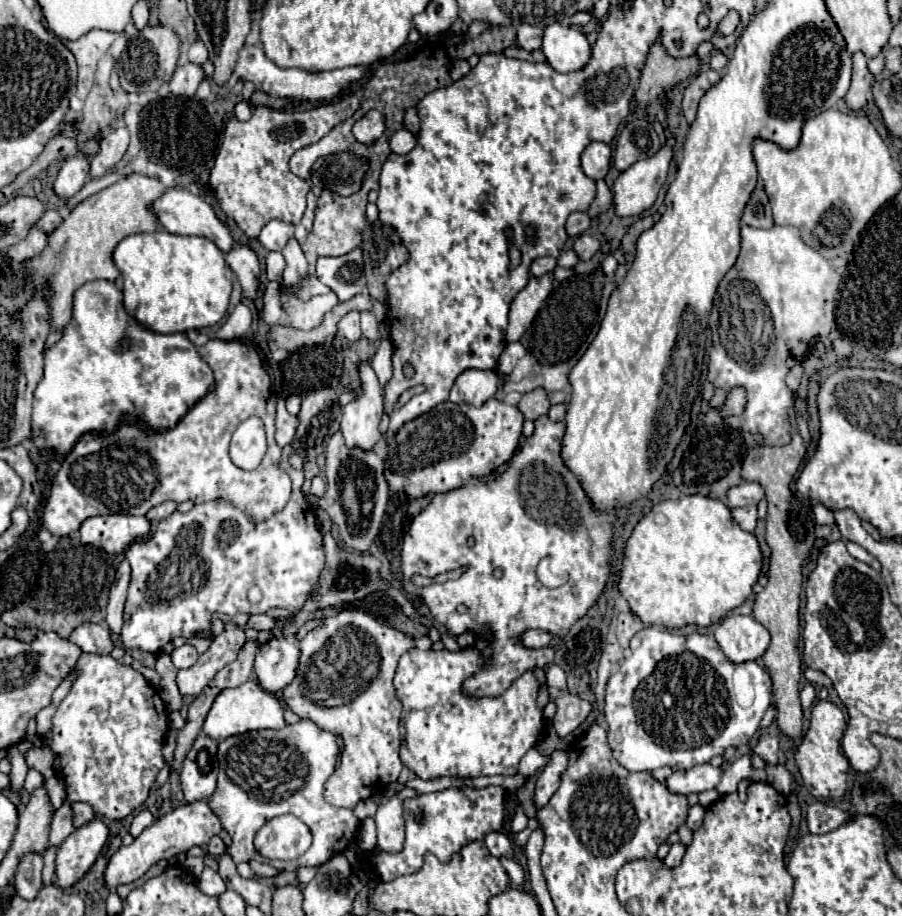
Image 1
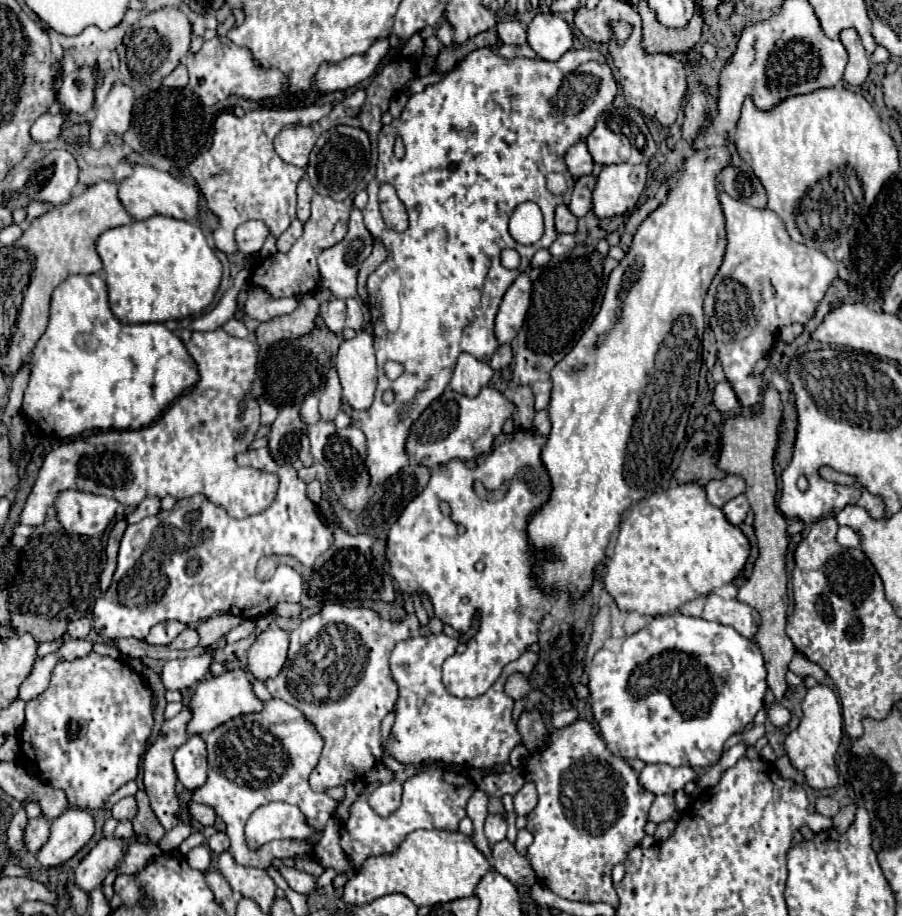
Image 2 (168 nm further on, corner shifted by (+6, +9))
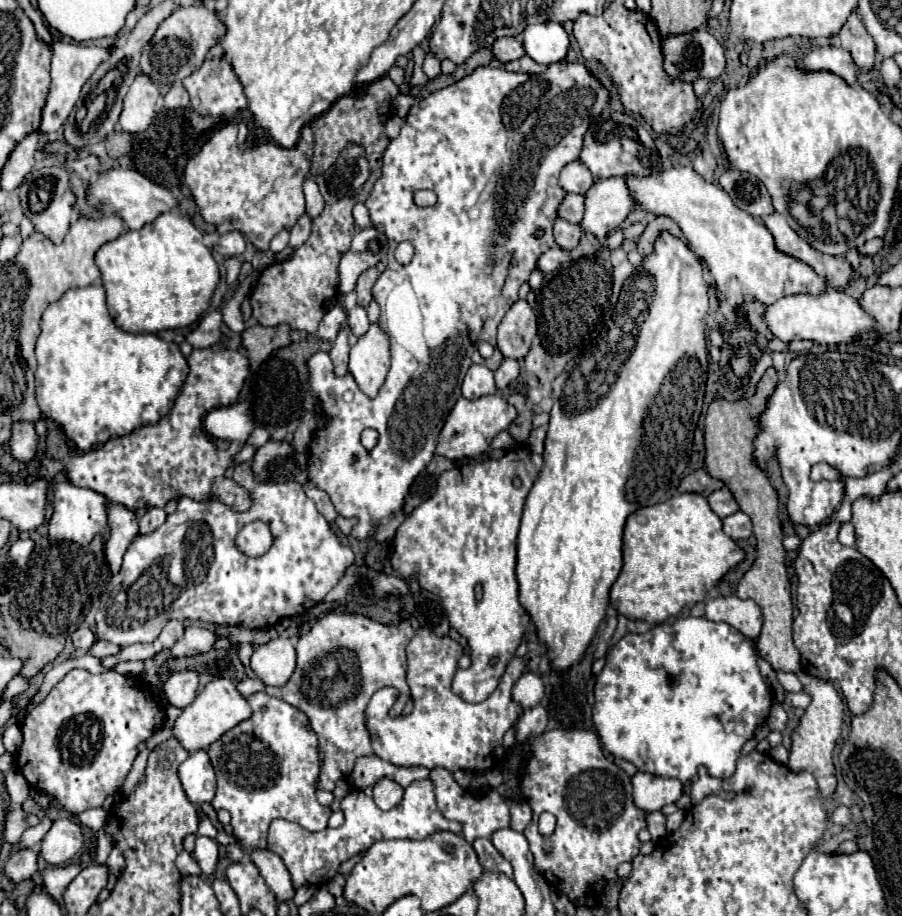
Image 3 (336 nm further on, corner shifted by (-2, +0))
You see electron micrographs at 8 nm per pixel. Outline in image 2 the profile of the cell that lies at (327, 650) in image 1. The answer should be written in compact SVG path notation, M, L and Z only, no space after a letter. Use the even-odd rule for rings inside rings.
M326 603L320 613L304 619L290 633L288 661L280 675L266 681L268 691L298 707L324 737L324 751L310 775L312 791L360 781L382 761L380 723L394 709L398 687L390 675L388 659L396 643L418 637L420 623L414 613L404 621L386 621L364 607Z

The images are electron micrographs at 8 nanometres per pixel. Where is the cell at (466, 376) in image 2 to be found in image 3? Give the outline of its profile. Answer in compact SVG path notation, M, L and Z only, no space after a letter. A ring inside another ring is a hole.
M472 364L462 382L462 396L472 400L494 392L496 392L496 386L494 386L492 372L482 364Z

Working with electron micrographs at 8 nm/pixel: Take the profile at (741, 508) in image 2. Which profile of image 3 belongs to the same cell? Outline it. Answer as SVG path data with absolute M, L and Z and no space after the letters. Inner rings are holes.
M736 512L722 520L724 532L732 540L748 540L752 536L752 520L744 512Z

